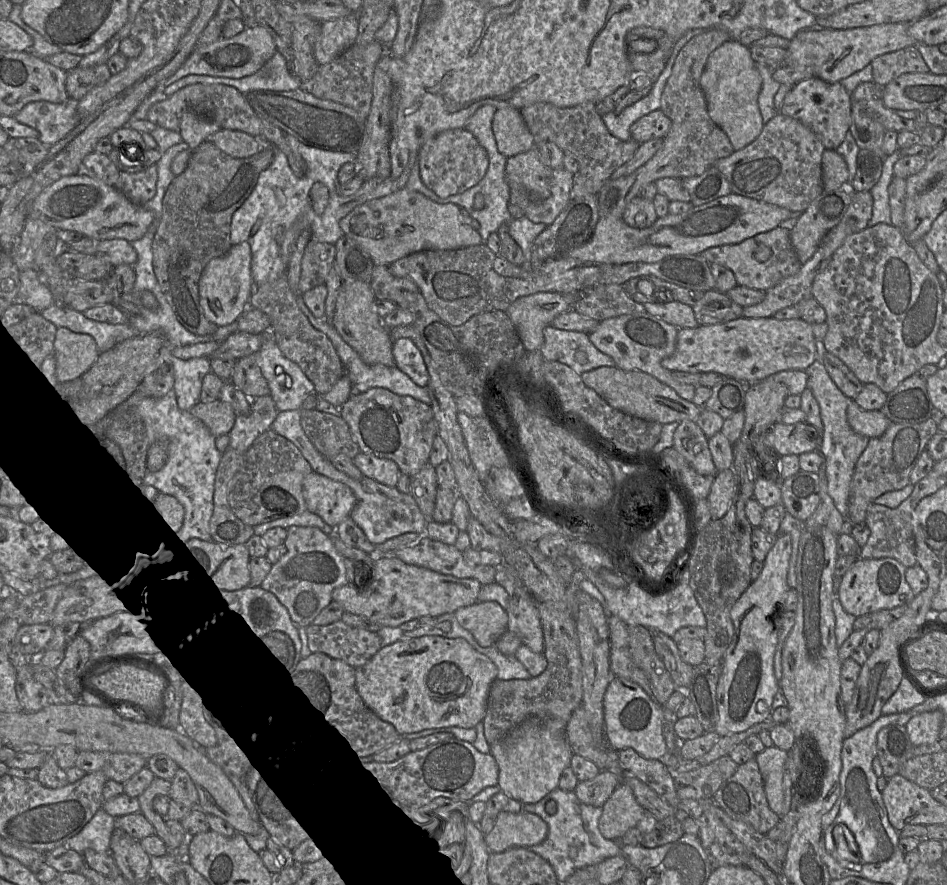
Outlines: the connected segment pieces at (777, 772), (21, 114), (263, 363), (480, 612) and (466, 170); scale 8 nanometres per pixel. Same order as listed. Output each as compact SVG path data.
M774 745L766 747L755 757L763 778L768 805L779 816L784 808L783 775L787 757L788 751Z
M68 98L63 103L35 101L26 104L18 111L14 118L24 125L30 126L39 132L38 139L48 147L62 140L81 120L77 113L78 100Z
M271 332L265 334L261 348L254 355L279 412L301 410L304 399L316 393L313 382L282 353Z
M477 601L470 606L457 609L455 616L459 624L484 648L495 645L507 631L507 612L495 601Z
M466 128L445 130L428 140L418 151L420 177L441 198L461 194L477 185L485 176L489 158L486 150Z

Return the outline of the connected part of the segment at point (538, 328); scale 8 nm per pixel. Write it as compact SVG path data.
M539 292L523 296L506 310L526 351L538 351L544 342L543 331L559 314L570 309L568 298L558 292Z

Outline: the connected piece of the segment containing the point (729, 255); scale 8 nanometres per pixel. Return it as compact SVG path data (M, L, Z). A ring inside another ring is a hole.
M780 226L768 232L759 233L751 238L747 238L738 244L708 248L700 253L700 255L709 264L717 263L731 269L735 274L738 285L763 291L774 287L784 278L795 275L802 266L792 246L790 231ZM760 245L768 246L772 250L771 257L765 262L759 262L754 257L755 250Z

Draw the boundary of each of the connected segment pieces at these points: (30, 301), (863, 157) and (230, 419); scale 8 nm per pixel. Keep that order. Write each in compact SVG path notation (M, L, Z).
M36 269L20 271L19 279L18 300L26 303L38 312L53 304L53 295Z
M860 149L856 160L856 171L849 180L855 192L870 191L882 173L883 159L867 149Z
M222 400L209 403L200 401L189 412L199 419L215 438L229 434L236 418L232 406Z

